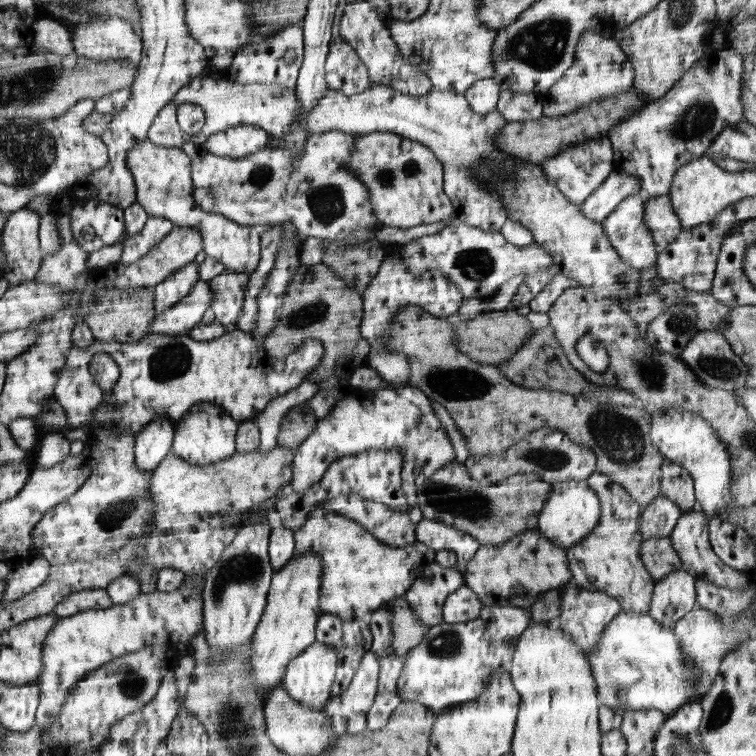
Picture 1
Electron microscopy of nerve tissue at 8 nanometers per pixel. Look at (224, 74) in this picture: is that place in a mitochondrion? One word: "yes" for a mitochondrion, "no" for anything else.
no

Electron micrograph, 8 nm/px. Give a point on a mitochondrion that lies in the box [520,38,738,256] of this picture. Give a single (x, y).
(693, 124)

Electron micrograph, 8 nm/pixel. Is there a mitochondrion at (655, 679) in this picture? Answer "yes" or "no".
no

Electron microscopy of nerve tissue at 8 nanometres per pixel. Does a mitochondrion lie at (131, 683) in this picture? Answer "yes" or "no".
yes

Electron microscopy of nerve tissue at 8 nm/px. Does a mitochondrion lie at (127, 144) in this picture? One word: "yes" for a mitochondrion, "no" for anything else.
no

